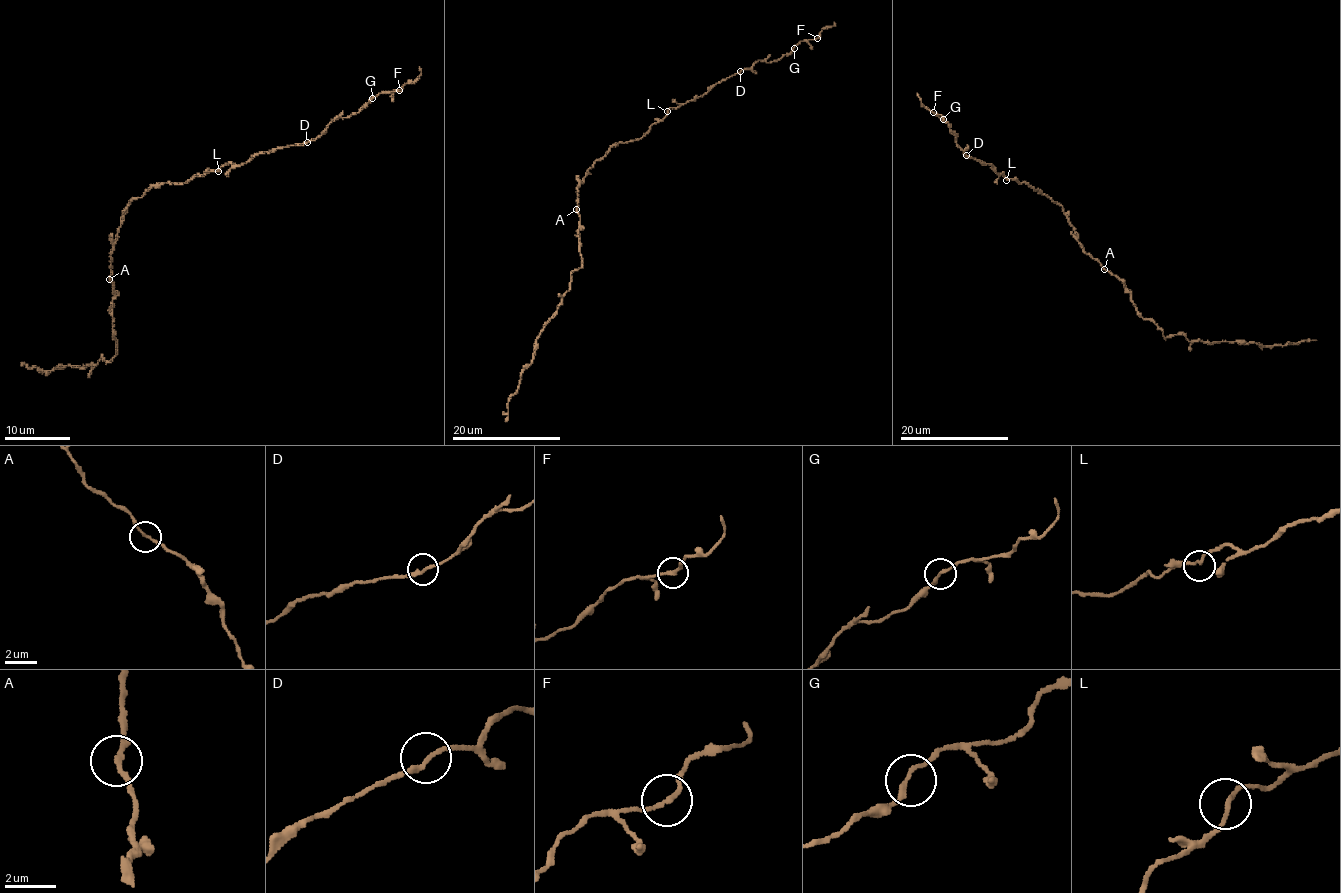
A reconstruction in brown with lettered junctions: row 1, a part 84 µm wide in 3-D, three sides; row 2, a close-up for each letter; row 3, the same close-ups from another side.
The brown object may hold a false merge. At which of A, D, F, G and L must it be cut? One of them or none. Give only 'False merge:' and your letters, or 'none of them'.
False merge: none of them

